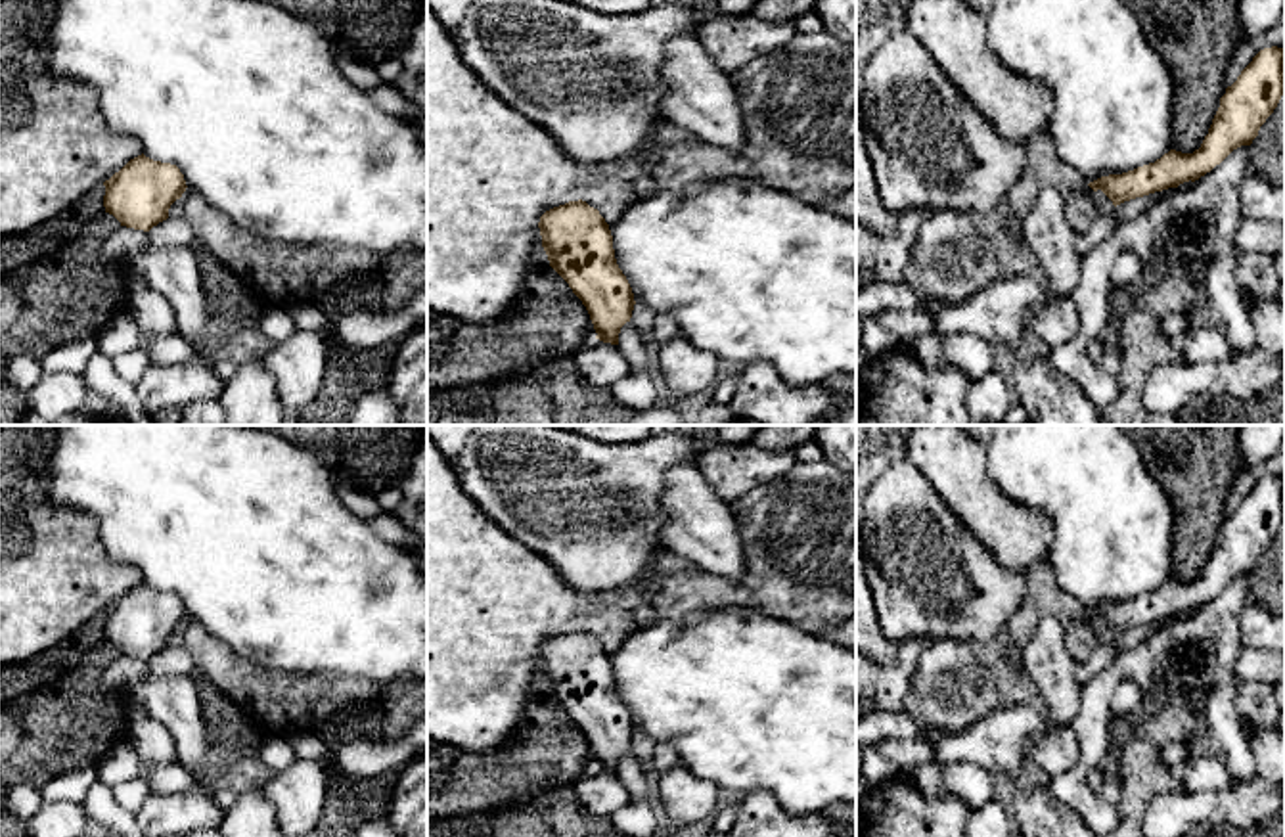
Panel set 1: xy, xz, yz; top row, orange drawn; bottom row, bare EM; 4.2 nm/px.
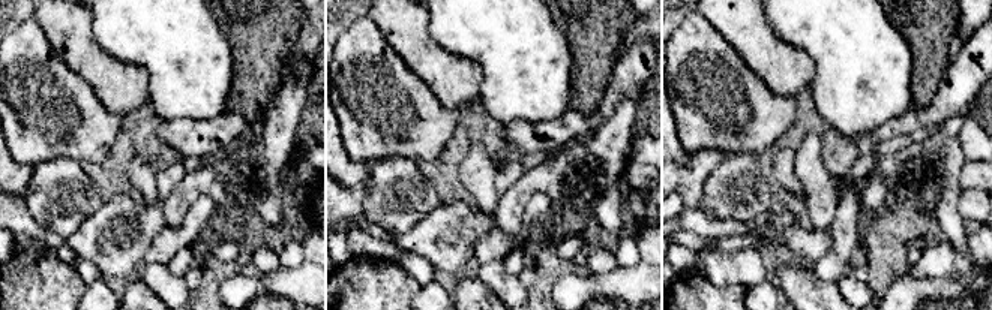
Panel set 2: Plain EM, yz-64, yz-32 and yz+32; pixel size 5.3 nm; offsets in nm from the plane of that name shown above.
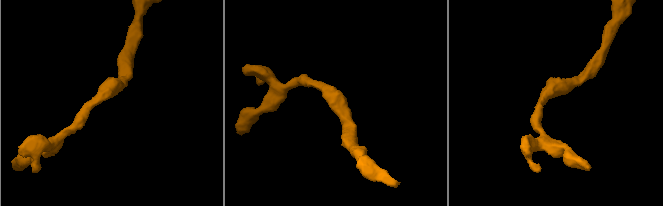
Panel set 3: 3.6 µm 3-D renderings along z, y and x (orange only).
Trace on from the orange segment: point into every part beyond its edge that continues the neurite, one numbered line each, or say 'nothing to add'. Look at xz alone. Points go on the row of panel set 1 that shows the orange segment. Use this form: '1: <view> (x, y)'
nothing to add

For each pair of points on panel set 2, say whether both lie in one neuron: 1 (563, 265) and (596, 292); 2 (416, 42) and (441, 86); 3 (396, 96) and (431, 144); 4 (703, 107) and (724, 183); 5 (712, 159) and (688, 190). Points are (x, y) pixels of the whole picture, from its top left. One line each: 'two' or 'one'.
1: two
2: one
3: one
4: two
5: one

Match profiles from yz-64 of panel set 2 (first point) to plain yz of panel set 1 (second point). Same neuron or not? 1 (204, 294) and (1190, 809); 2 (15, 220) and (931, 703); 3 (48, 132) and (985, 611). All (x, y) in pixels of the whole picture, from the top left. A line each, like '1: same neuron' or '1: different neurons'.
1: different neurons
2: different neurons
3: same neuron

